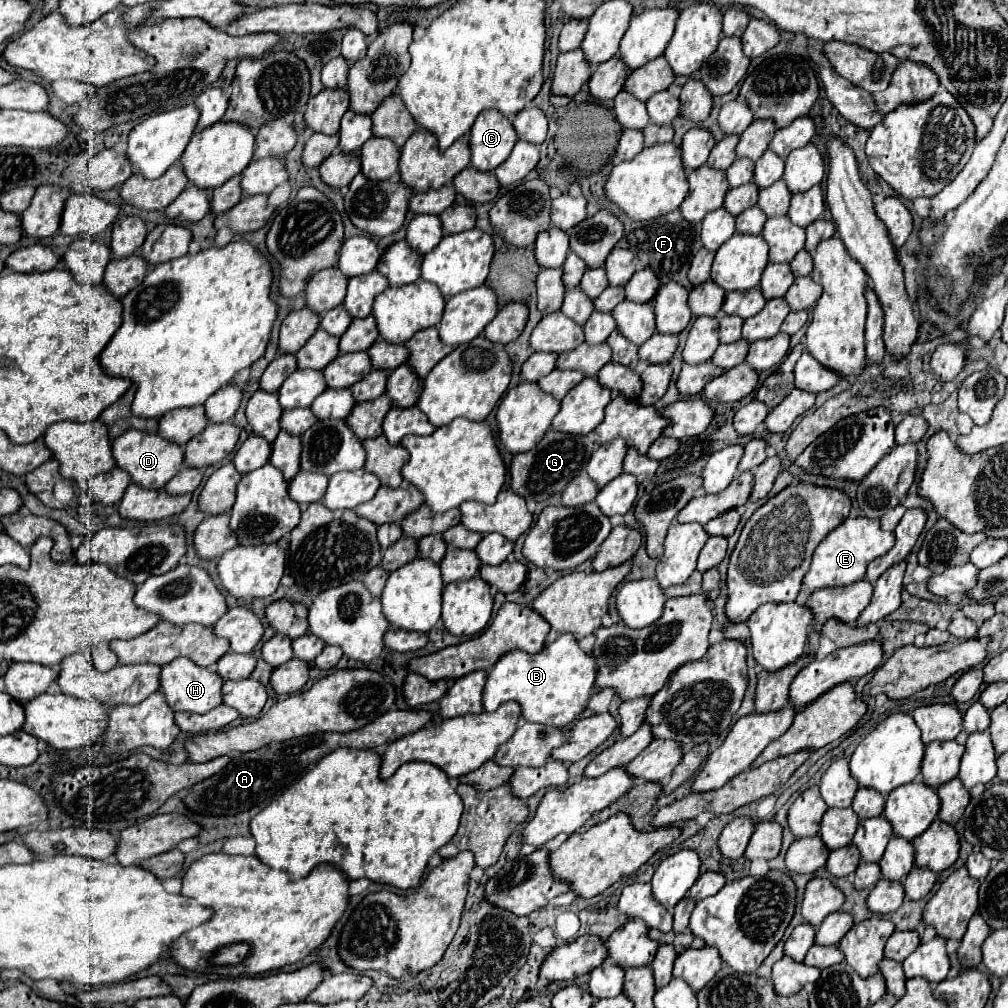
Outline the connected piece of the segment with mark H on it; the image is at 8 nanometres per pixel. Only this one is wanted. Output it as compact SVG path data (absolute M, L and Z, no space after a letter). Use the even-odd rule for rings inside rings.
M177 657L171 663L167 663L161 671L161 691L167 697L167 703L173 711L189 711L189 713L207 713L213 707L223 703L221 695L223 679L215 669L199 667L187 657Z

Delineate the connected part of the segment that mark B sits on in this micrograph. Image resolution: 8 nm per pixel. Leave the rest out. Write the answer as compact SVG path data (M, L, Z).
M559 635L549 647L535 655L513 649L503 653L493 669L487 671L487 681L483 687L483 709L495 711L501 703L517 701L525 721L565 729L585 709L585 703L593 693L595 673L595 659L579 649L573 635Z

